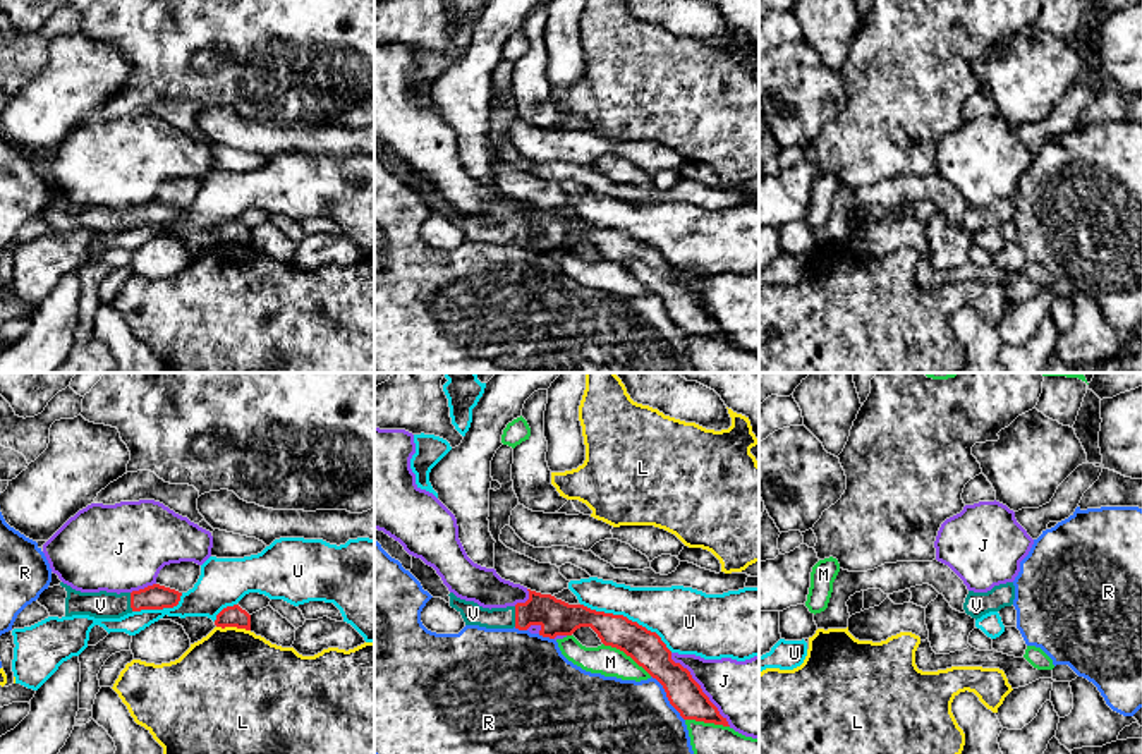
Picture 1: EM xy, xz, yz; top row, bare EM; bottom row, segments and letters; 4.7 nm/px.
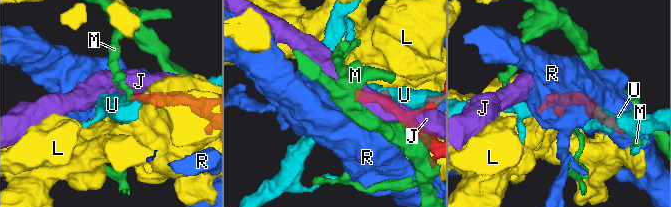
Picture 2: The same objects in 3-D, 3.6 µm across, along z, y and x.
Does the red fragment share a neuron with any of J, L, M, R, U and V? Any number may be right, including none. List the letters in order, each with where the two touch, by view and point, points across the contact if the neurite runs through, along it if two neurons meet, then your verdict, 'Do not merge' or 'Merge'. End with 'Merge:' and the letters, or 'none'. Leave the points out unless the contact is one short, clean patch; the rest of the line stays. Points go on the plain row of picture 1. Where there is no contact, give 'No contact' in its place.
J: Touches red at xz (699, 303). Do not merge
L: Touches red at xy (234, 241). Do not merge
M: Touches red at xz (627, 270). Do not merge
R: Touches red at xz (667, 311). Do not merge
U: Touches red at xz (625, 232). Do not merge
V: Touches red at xz (516, 232). Merge
Merge: V

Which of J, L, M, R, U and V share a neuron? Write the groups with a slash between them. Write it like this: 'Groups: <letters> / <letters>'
Groups: J / L / M / R / U / V

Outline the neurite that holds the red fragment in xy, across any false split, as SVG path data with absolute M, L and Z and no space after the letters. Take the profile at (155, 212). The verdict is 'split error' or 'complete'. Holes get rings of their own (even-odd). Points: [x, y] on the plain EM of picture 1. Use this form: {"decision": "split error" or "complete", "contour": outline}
{"decision": "split error", "contour": "M60 198L45 204L36 215L50 232L89 230L94 234L120 234L141 225L163 225L179 220L182 208L153 199L132 208L81 208Z"}

